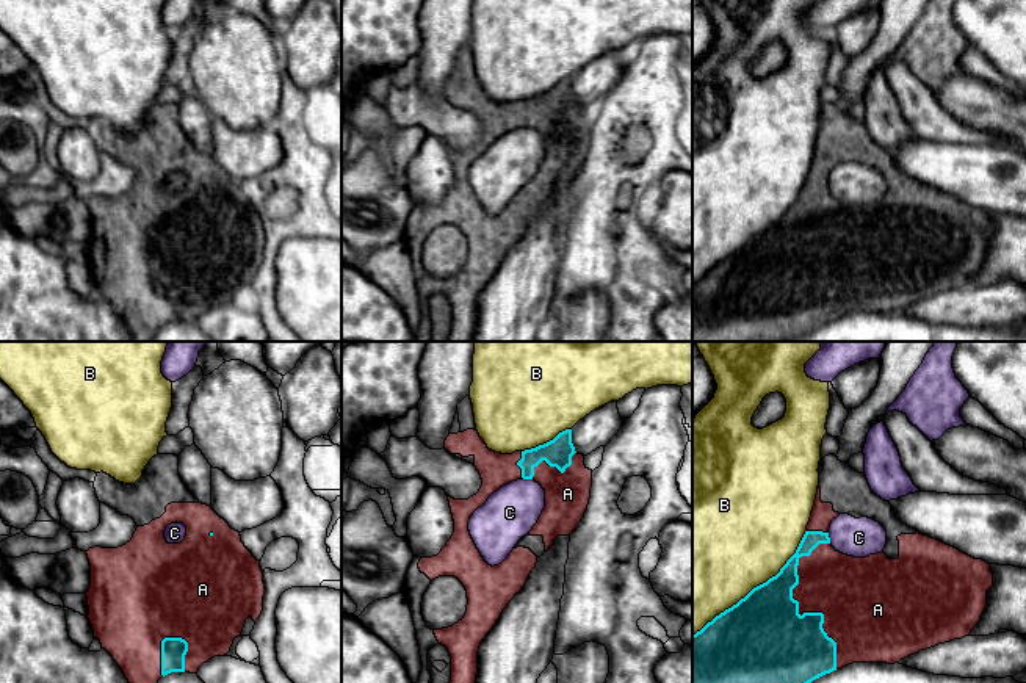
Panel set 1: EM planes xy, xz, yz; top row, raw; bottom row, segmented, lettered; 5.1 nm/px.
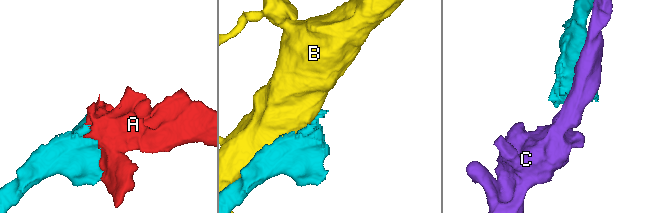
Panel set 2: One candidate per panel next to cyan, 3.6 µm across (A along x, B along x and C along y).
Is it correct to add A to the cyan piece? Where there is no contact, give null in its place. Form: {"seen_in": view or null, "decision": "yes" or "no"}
{"seen_in": "yz", "decision": "yes"}

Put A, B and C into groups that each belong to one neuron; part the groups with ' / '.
A / B / C

